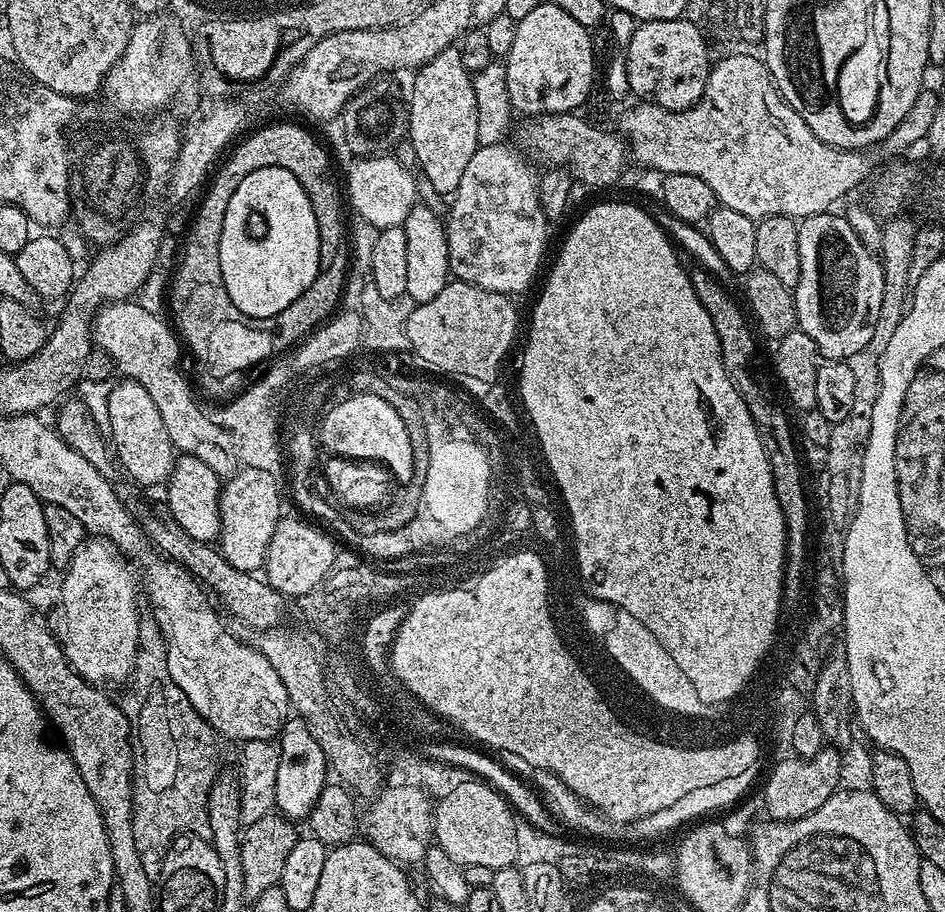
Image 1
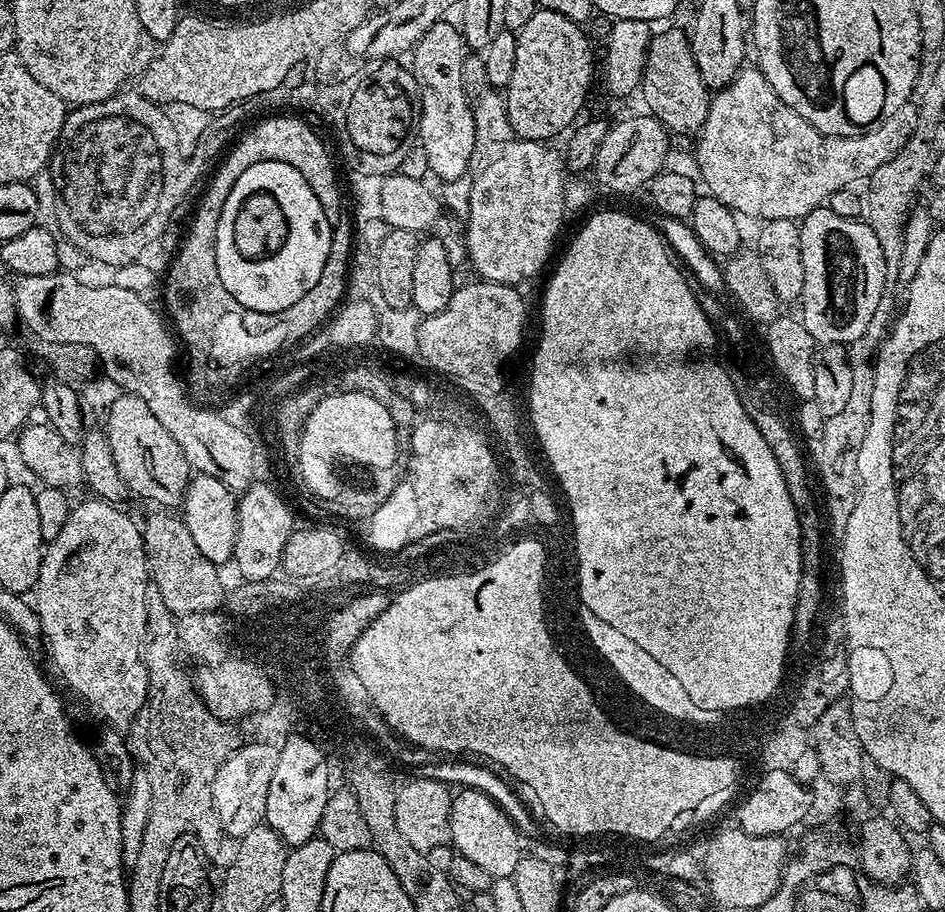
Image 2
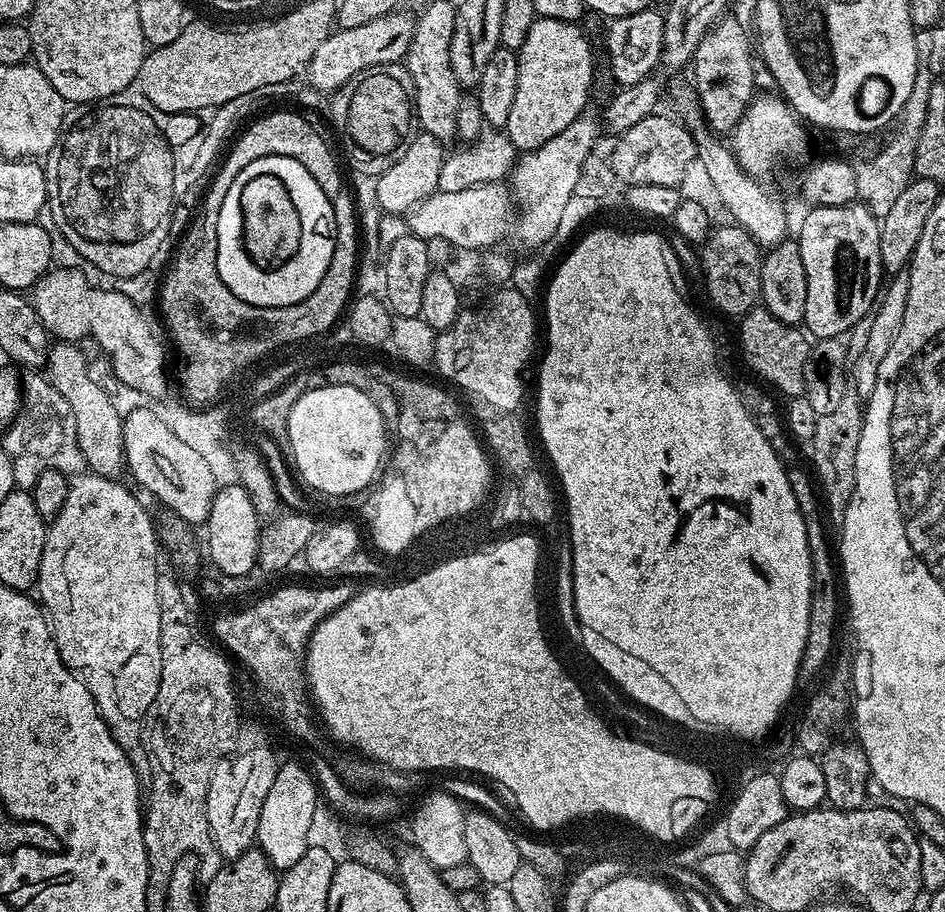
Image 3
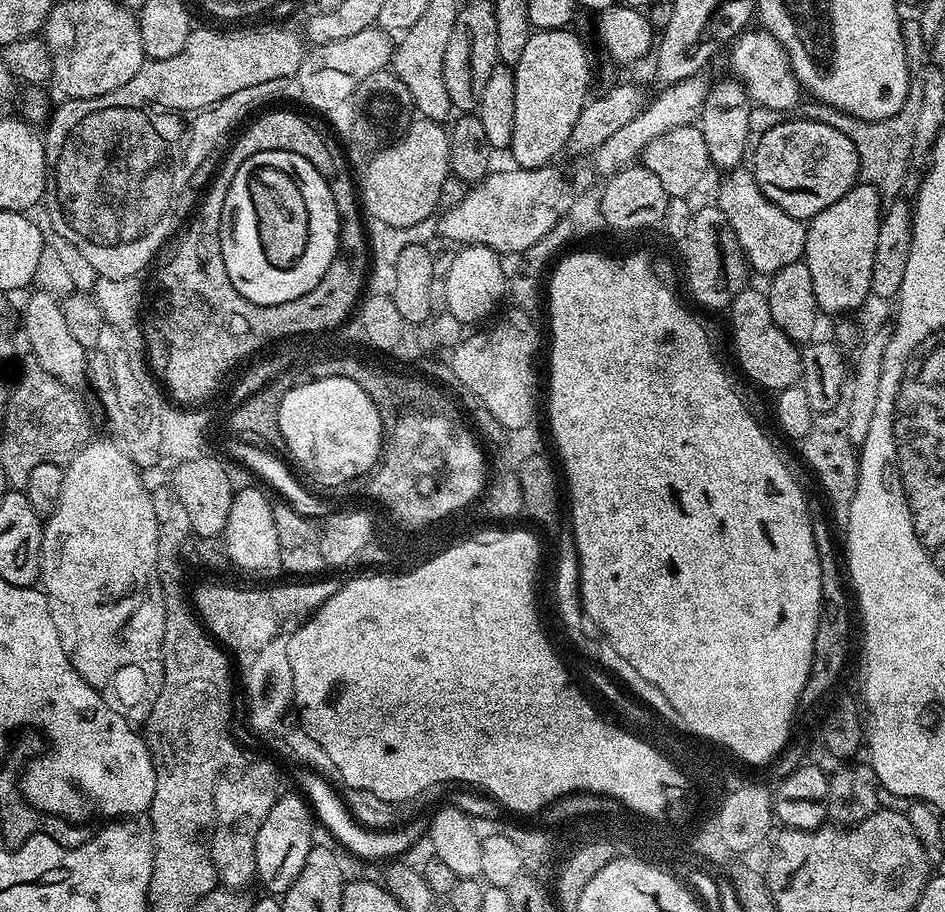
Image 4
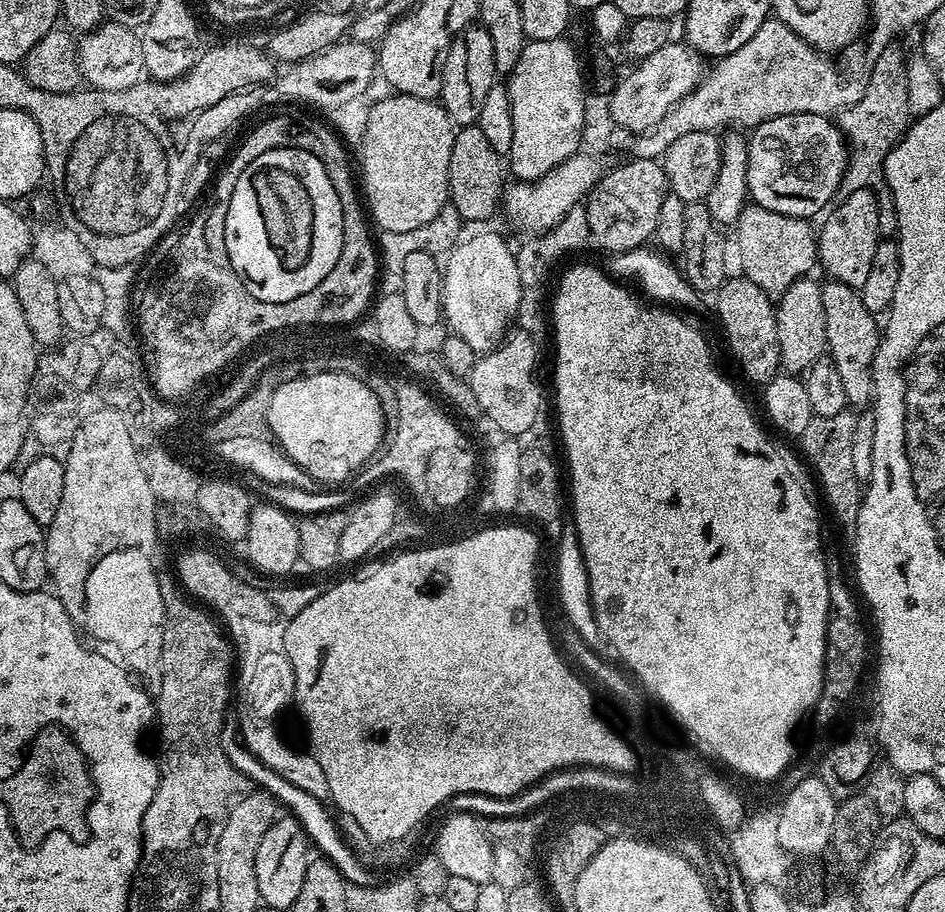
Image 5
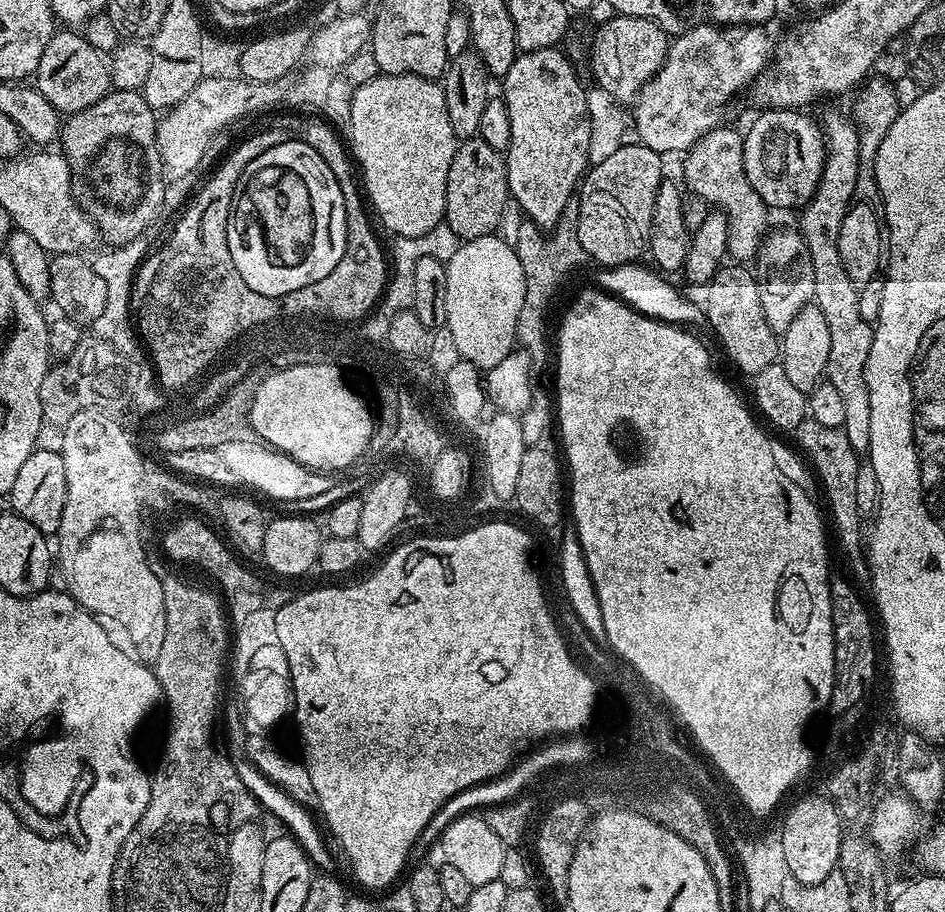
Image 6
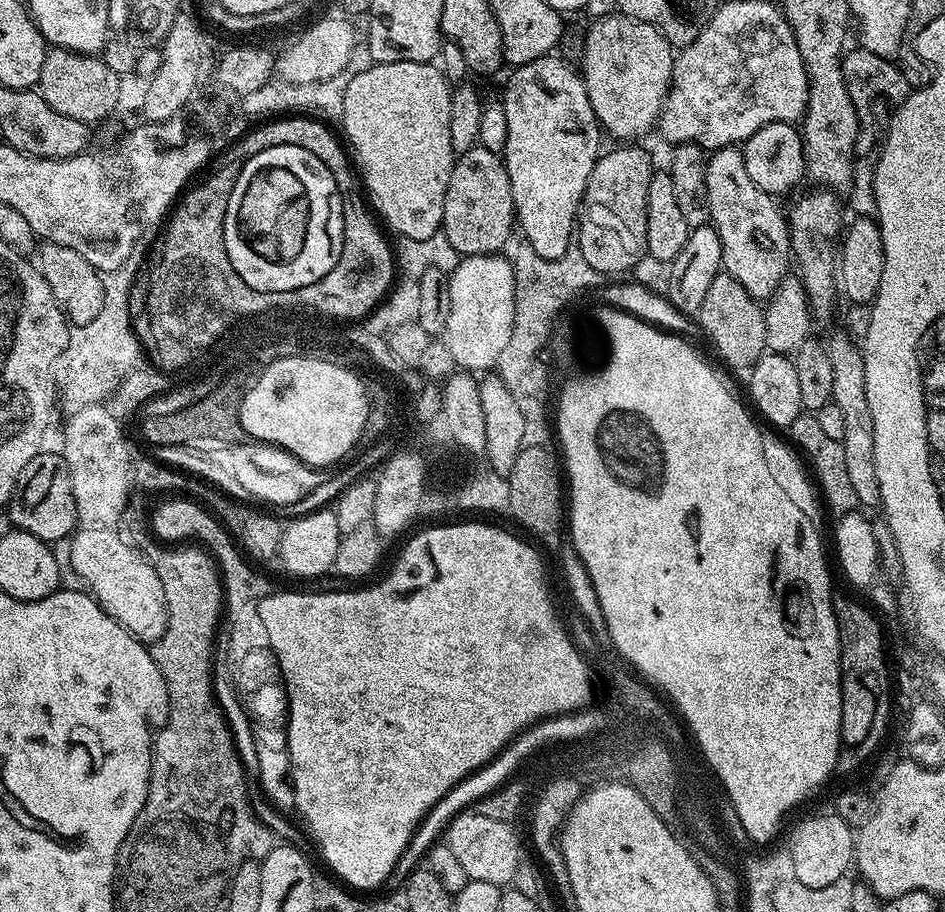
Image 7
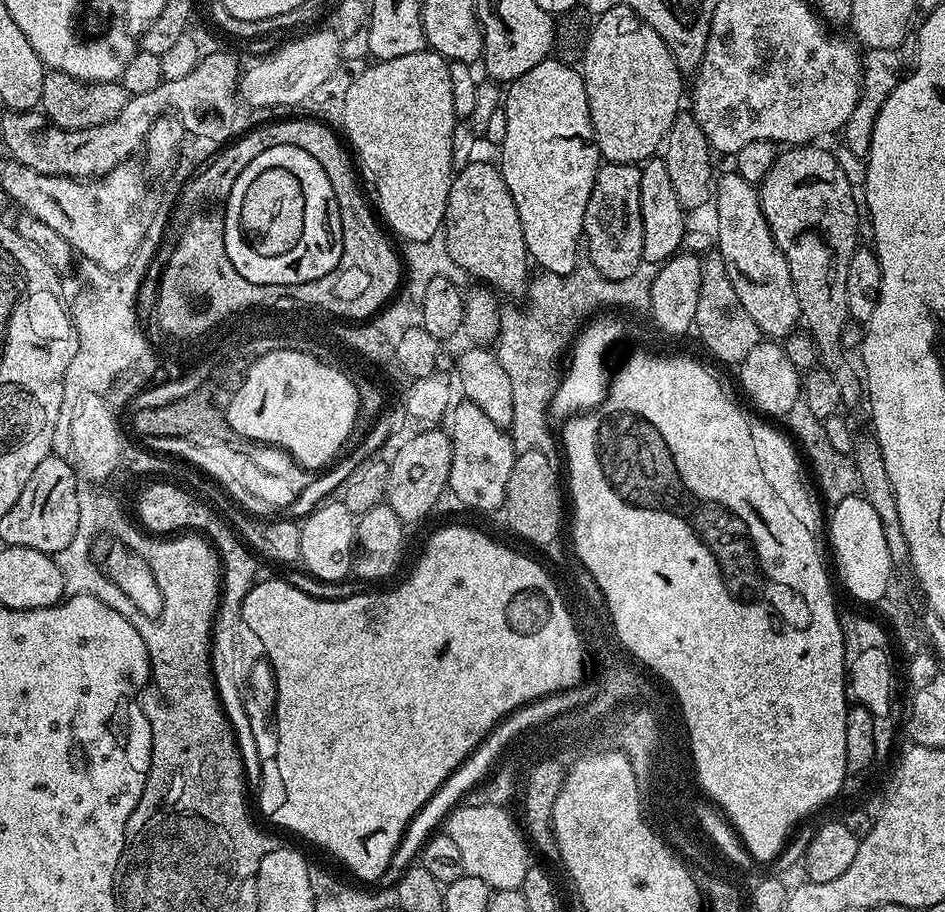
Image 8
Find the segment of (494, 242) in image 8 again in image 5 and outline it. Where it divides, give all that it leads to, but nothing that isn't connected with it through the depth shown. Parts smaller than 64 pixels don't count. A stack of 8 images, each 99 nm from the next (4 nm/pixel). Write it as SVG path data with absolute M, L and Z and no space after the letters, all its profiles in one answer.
M463 125L456 131L454 146L450 154L450 174L448 175L449 201L458 210L461 219L468 222L484 220L490 217L502 196L504 181L502 158L491 149L480 127L476 125Z

